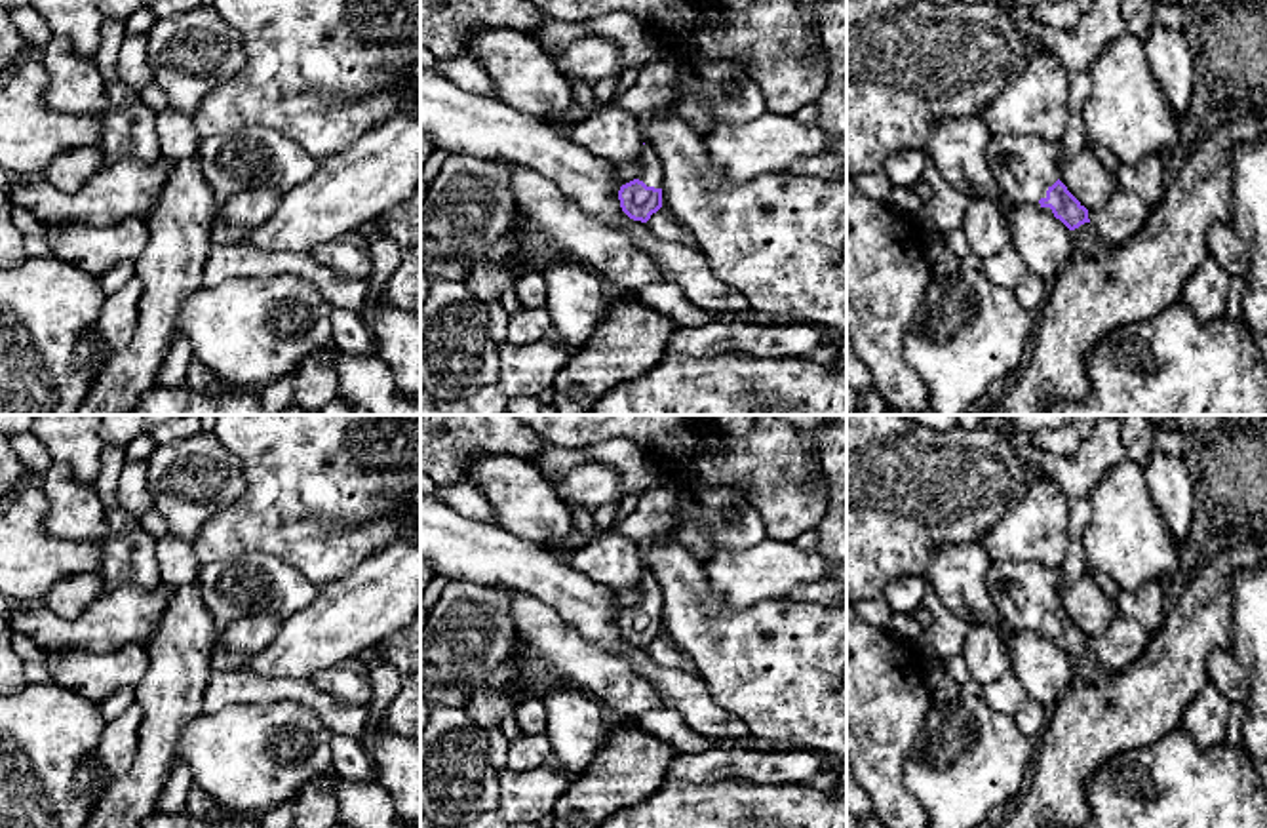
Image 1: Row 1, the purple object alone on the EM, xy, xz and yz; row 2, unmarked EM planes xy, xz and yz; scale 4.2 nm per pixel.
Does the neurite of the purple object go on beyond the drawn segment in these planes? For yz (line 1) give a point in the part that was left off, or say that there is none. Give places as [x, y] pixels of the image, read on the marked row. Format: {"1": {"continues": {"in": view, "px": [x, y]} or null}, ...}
{"1": {"continues": {"in": "yz", "px": [1102, 288]}}}

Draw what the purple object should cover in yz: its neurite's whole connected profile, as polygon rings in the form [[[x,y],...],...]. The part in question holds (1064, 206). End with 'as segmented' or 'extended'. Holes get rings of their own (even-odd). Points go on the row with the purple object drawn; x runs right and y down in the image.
[[[1248,112],[1195,139],[1187,162],[1166,188],[1162,202],[1147,213],[1143,228],[1121,246],[1111,246],[1098,234],[1088,209],[1060,181],[1060,143],[1029,135],[991,135],[987,162],[1003,200],[1012,207],[1027,204],[1050,207],[1054,217],[1073,232],[1075,253],[1050,286],[1029,365],[1014,375],[1004,396],[984,415],[1046,415],[1056,400],[1082,400],[1090,392],[1086,367],[1098,345],[1113,329],[1149,320],[1181,301],[1187,280],[1208,257],[1208,230],[1216,223],[1233,221],[1235,145],[1265,135],[1267,116]]]; extended

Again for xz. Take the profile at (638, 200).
[[[643,145],[635,164],[639,177],[620,187],[618,200],[630,219],[647,223],[662,207],[662,162],[653,147]]]; extended

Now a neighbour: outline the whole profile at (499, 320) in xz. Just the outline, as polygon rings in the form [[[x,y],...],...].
[[[498,299],[487,303],[487,314],[489,314],[489,335],[497,345],[497,348],[502,348],[502,345],[506,343],[510,316],[504,312]]]

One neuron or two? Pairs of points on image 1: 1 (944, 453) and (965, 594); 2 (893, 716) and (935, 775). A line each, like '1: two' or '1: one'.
1: two
2: two

